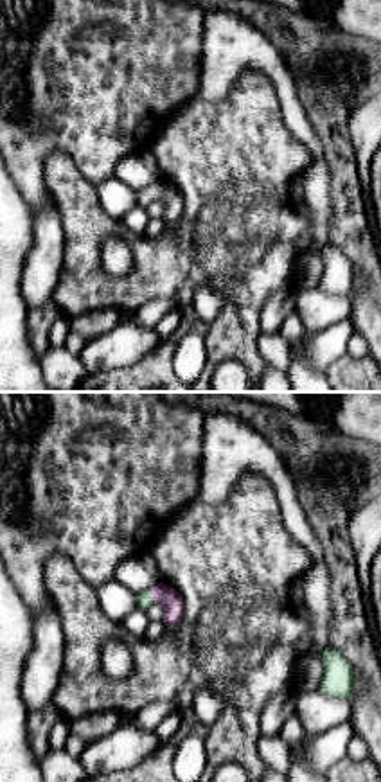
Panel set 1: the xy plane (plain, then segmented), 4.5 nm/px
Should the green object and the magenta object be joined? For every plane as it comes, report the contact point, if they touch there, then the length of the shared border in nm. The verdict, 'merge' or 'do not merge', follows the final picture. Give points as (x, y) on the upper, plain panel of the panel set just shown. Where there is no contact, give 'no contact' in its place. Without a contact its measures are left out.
(151, 195) | 50 nm

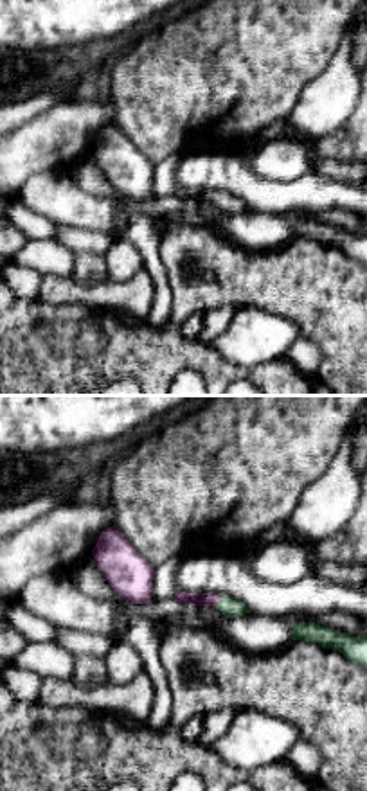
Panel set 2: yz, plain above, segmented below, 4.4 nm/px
(220, 198) | 50 nm

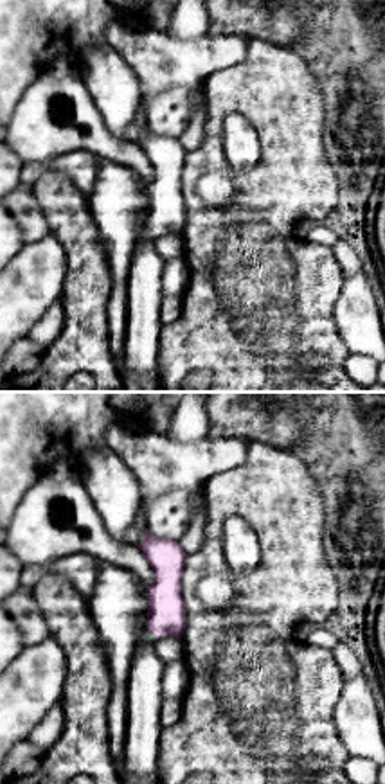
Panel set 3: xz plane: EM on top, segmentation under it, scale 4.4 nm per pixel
(155, 234) | 40 nm

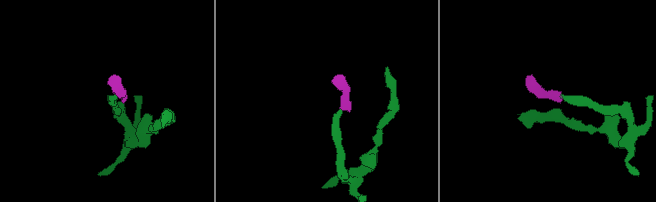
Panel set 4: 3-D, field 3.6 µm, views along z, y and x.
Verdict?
merge

